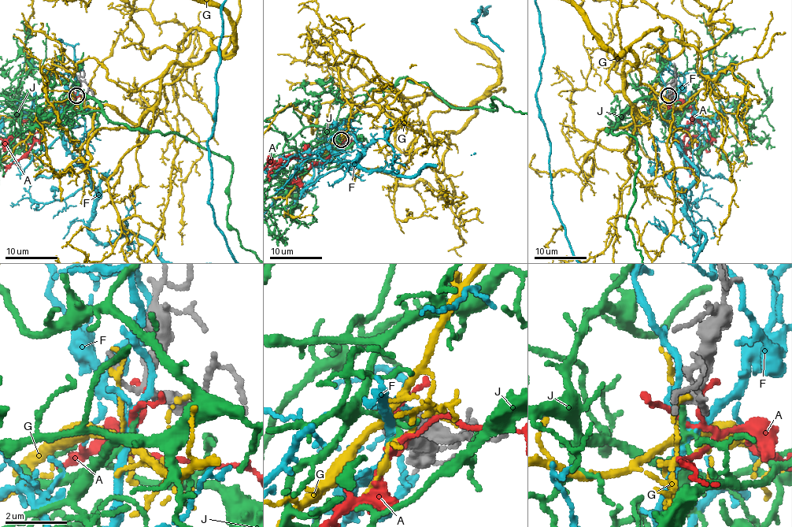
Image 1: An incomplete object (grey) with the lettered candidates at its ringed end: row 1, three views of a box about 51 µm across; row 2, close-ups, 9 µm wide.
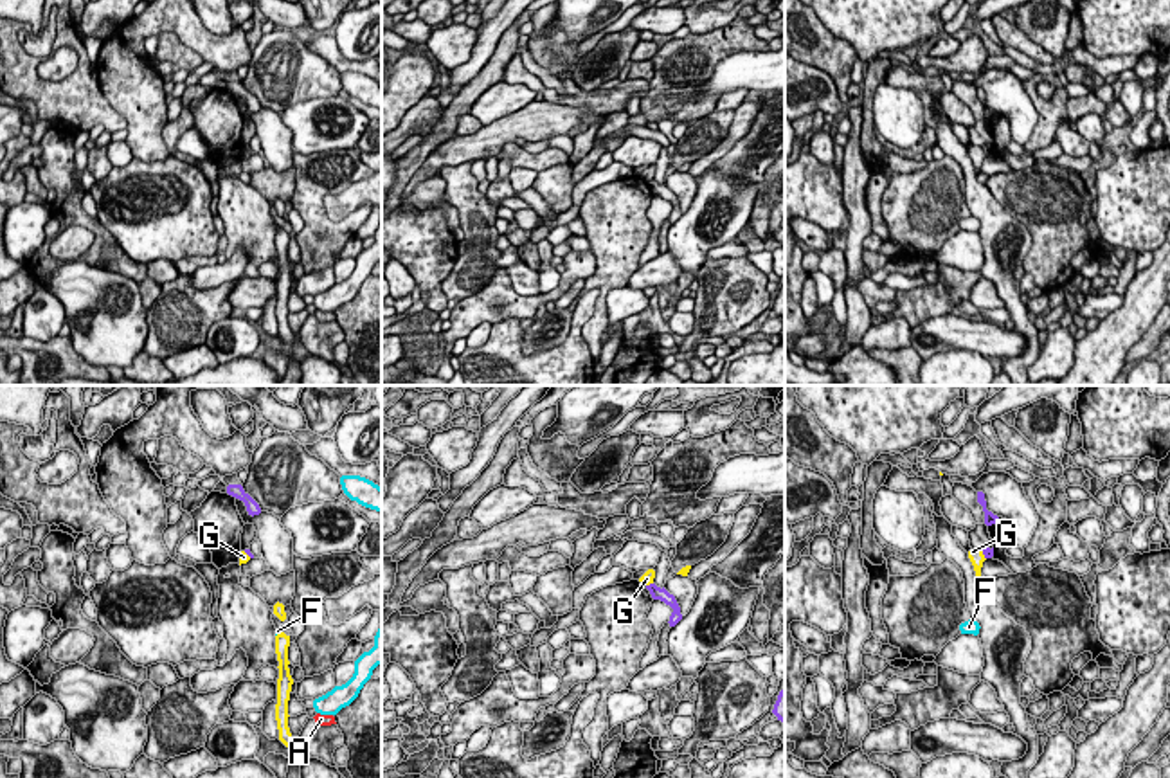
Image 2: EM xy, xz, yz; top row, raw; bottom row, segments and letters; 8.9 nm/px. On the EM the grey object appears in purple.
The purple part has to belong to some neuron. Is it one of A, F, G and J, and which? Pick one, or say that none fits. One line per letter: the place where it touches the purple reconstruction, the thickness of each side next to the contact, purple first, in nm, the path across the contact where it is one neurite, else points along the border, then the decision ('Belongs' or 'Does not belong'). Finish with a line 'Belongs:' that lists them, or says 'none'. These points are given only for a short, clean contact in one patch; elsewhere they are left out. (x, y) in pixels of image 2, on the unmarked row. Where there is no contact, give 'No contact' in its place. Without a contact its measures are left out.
A: No contact. Does not belong
F: No contact. Does not belong
G: Touches purple at yz (983, 150). Thickness 90 nm (purple) against 130 nm. Boundary: yz (981, 146), (985, 155). Does not belong
J: No contact. Belongs
Belongs: J

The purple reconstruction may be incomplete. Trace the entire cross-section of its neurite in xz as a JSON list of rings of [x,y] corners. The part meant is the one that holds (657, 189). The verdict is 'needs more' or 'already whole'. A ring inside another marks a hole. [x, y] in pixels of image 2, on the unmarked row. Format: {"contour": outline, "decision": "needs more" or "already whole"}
{"contour": [[[655,180],[646,182],[646,185],[650,187],[653,196],[661,196],[673,205],[668,220],[670,220],[670,223],[675,223],[682,216],[680,204],[677,200],[675,193],[670,191],[664,184],[662,185],[657,184]]], "decision": "already whole"}

